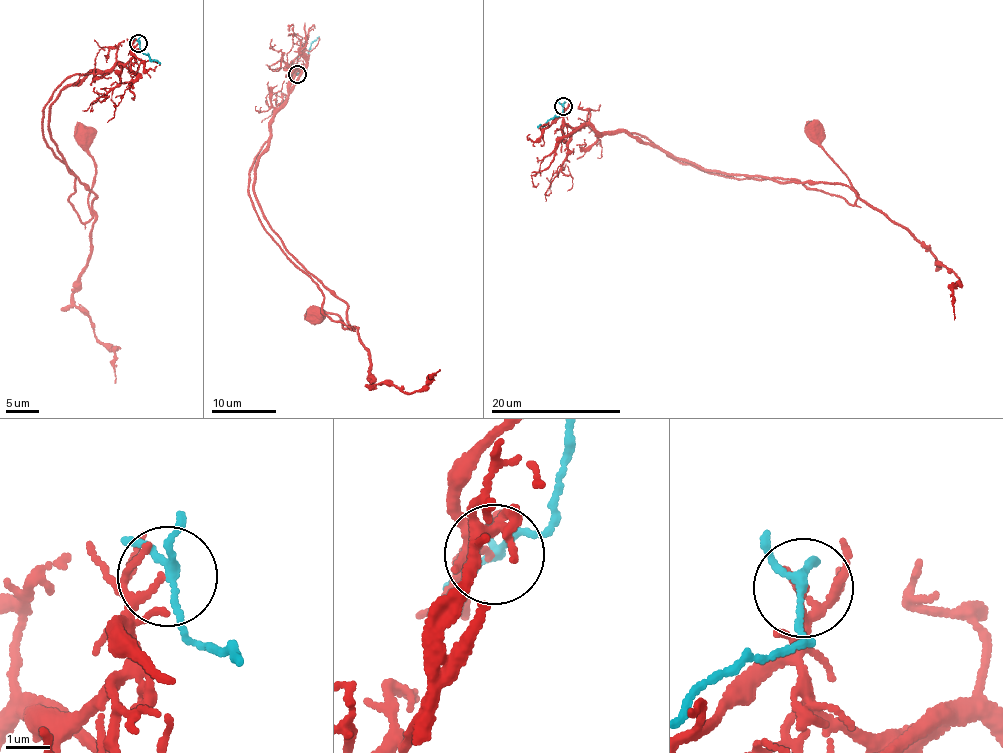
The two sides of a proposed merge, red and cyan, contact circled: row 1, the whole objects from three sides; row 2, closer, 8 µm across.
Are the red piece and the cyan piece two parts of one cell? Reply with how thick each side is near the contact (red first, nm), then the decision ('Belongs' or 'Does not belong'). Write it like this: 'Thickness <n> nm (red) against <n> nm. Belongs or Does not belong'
Thickness 100 nm (red) against 150 nm. Does not belong

